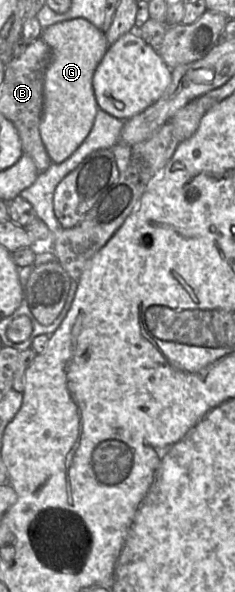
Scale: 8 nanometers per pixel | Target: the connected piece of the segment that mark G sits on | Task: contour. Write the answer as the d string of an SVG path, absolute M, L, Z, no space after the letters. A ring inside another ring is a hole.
M82 18L51 25L42 30L40 38L51 49L51 61L44 80L40 135L52 162L61 163L77 150L93 127L99 110L93 90L93 75L108 49L108 42L100 29Z

